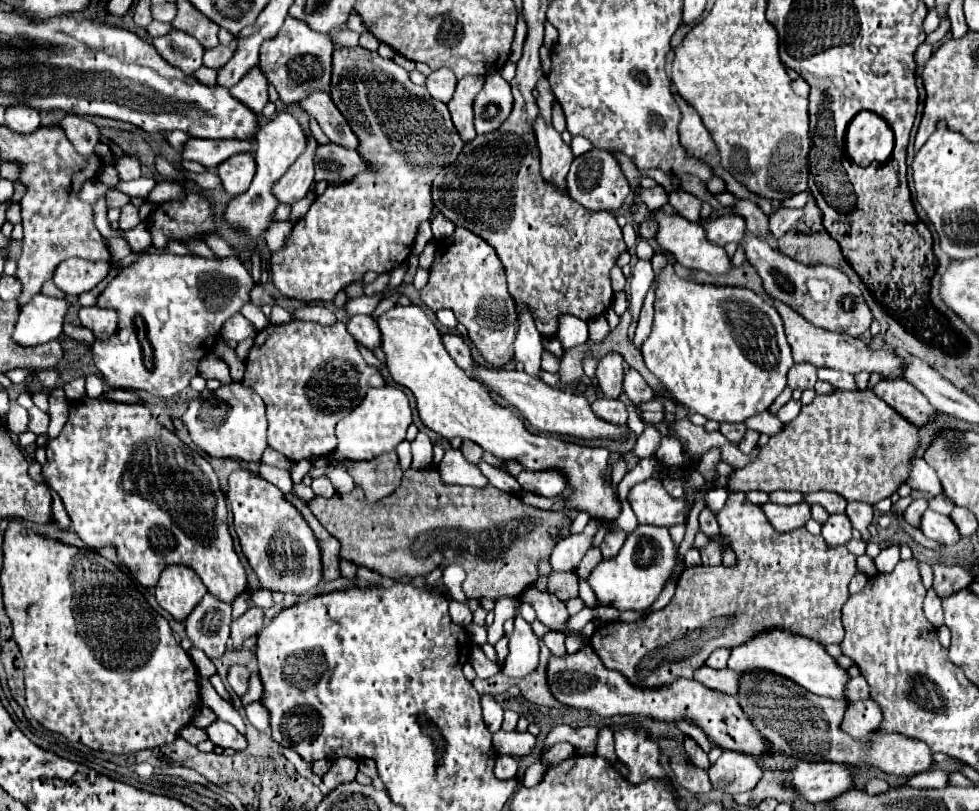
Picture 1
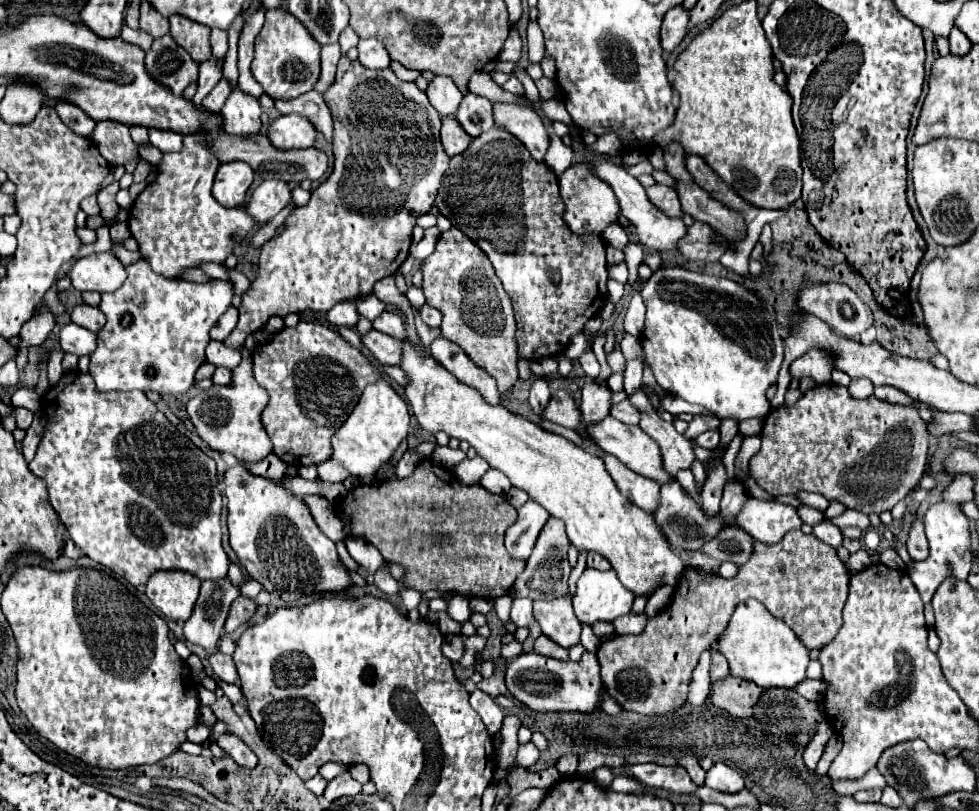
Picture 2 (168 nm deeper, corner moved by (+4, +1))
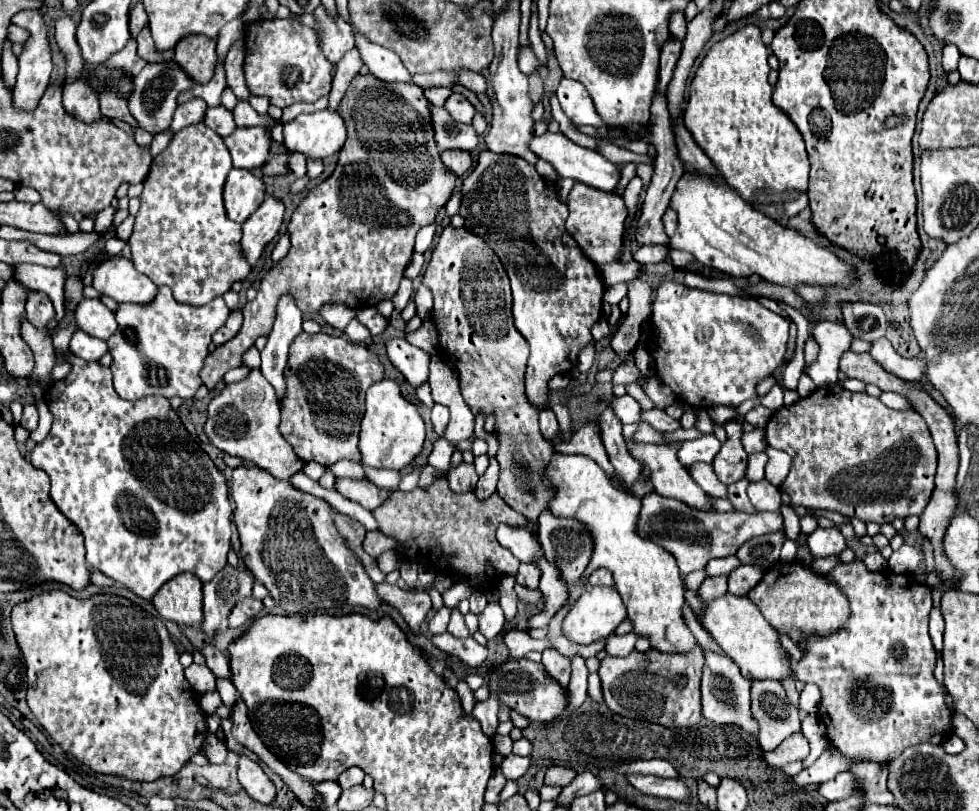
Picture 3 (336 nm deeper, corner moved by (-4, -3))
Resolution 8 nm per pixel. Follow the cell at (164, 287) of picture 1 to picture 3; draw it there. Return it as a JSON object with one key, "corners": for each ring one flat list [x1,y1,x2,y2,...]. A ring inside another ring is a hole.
{"corners":[[158,287,158,293,152,301,138,305,138,303,124,303,118,305,116,321,118,331,108,339,110,353,112,353,112,375,114,375,114,389,122,399,140,399,146,395,162,395,162,397,180,397,190,399,194,397,196,389,200,387,200,369,204,367,204,359,208,355,208,347,212,343,212,335,226,323,230,309,226,307,222,297,212,299,206,305,194,307,178,303,168,287]]}

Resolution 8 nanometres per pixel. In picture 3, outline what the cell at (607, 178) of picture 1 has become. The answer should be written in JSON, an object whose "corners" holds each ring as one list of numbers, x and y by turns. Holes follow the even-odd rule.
{"corners":[[576,183,568,195,568,209,570,215,566,219,566,229,572,239,596,261,596,265,614,263,616,255,622,247,622,233,624,233,624,219,626,219,626,205,620,195,604,193,600,189,592,189,584,183]]}

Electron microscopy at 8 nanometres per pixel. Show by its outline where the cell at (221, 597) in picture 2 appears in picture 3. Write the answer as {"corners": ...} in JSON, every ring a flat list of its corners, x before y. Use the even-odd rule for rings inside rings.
{"corners":[[226,565,216,577,204,583,204,621,200,631,210,639,228,623,232,607,252,595,254,577,242,567]]}

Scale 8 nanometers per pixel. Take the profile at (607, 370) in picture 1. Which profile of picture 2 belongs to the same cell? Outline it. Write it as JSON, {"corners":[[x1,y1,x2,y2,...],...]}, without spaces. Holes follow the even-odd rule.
{"corners":[[586,383,582,387,582,403,580,403,580,413,582,413,582,423,594,425,600,423,606,415,610,415,610,395,612,391,608,389,606,383]]}

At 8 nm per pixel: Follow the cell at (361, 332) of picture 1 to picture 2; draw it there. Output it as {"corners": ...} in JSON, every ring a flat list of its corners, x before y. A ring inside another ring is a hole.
{"corners":[[370,331,362,337,362,343,372,351,372,355,382,363,382,365,394,365,400,367,400,357,404,353,400,341,396,341,390,335,384,335,380,331]]}

